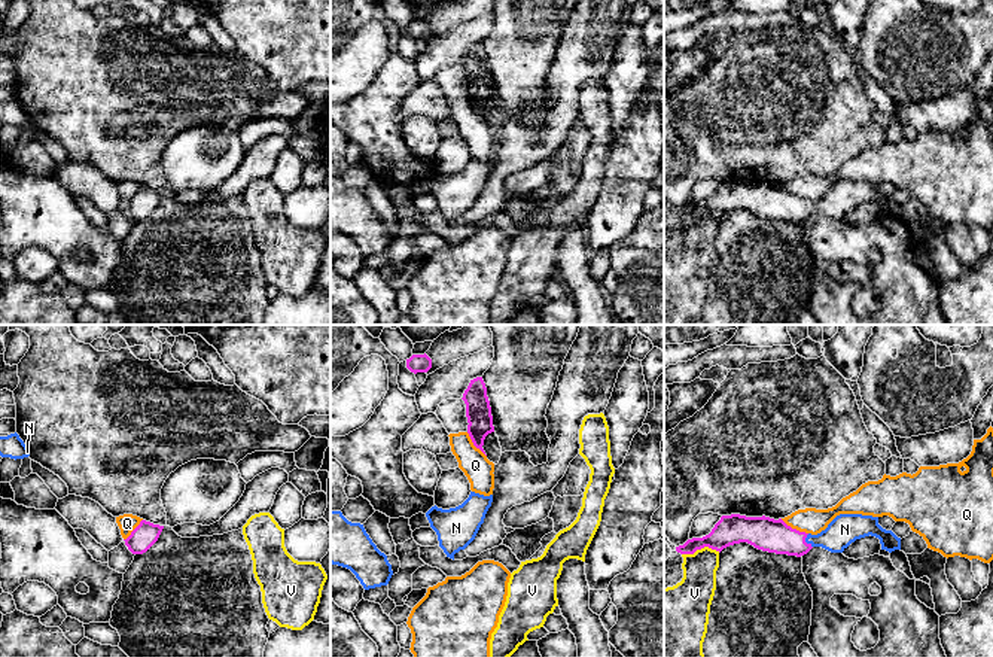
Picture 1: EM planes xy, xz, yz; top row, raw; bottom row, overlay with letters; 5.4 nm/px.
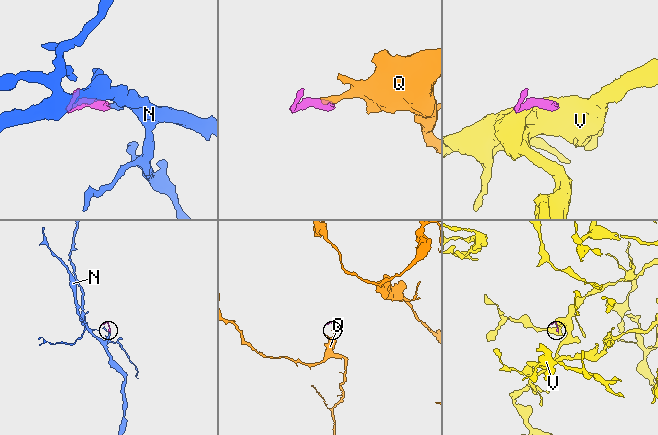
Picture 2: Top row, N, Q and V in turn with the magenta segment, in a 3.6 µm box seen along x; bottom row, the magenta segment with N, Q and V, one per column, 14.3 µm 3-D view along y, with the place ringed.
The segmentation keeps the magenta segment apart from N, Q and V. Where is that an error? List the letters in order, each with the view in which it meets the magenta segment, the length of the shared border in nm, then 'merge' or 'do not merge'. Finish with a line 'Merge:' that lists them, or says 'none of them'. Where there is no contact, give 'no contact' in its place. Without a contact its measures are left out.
N: meets magenta in yz; contact 80 nm long; merge
Q: meets magenta in yz; contact 170 nm long; do not merge
V: meets magenta in yz; contact 200 nm long; do not merge
Merge: N

